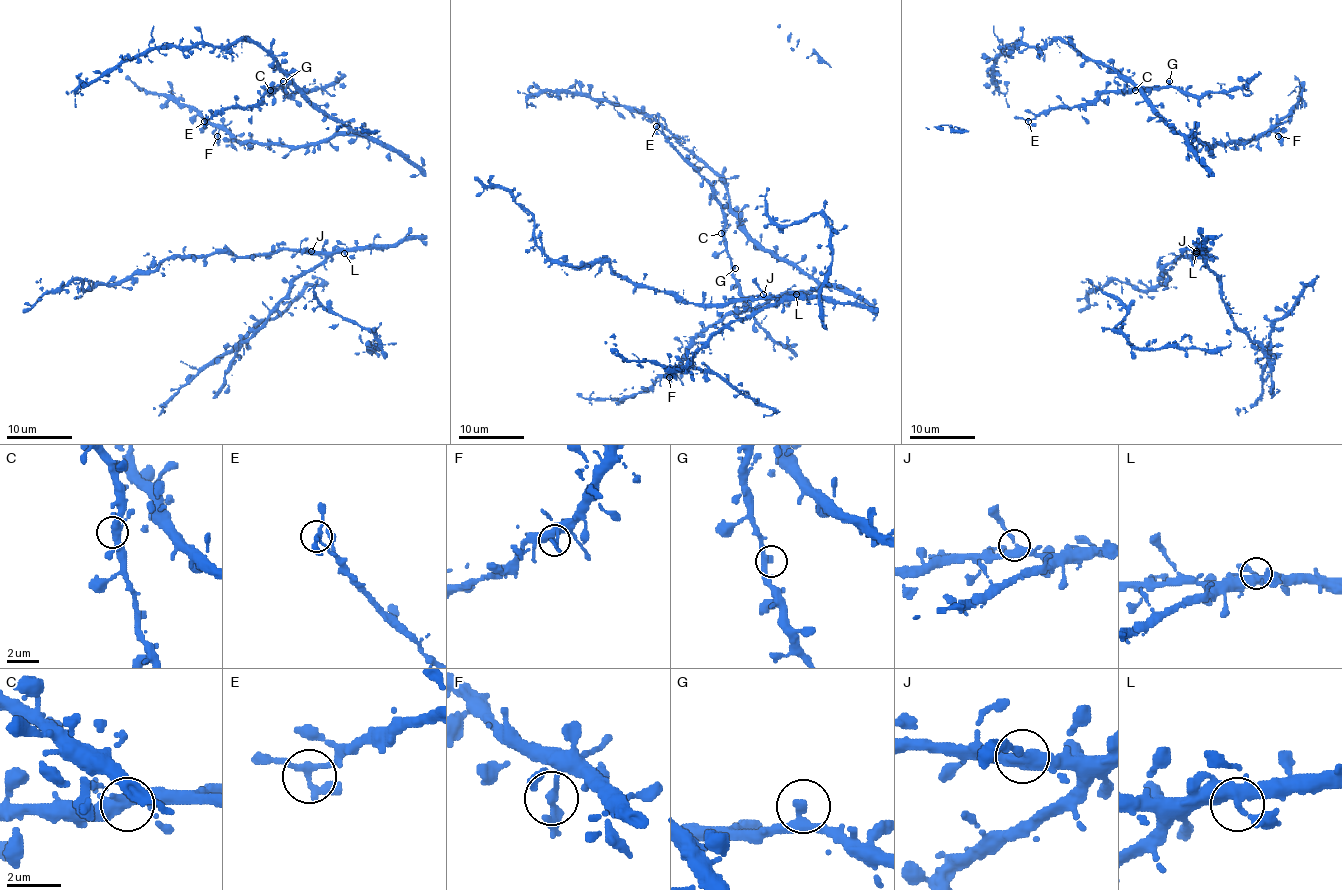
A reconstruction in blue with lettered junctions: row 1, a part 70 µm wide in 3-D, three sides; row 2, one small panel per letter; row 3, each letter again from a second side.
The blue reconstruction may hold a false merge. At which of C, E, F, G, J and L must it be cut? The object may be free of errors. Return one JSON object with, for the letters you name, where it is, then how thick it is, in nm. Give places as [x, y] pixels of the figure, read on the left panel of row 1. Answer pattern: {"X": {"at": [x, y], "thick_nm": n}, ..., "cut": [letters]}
{"cut": []}

